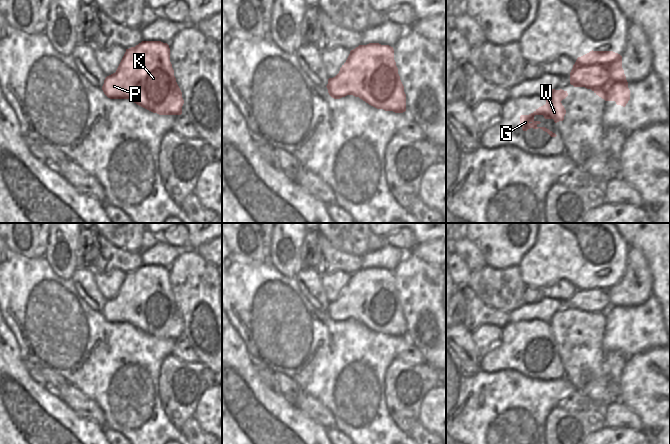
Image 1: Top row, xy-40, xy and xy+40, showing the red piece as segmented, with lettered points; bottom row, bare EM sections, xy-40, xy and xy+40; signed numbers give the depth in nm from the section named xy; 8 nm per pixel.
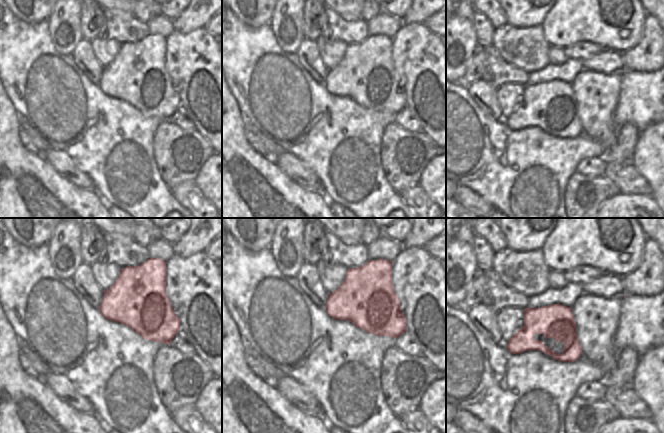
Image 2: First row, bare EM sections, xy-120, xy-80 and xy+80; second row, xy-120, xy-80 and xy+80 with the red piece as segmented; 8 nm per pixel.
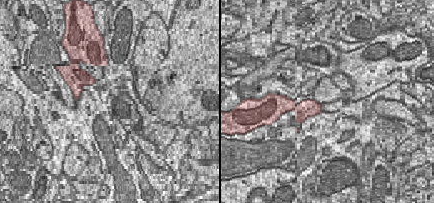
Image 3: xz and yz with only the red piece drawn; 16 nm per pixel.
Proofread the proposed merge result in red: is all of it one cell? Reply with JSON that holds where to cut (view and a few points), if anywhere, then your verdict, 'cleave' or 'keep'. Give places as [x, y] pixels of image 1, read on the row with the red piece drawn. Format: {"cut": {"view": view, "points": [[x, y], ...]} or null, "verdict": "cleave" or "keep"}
{"cut": null, "verdict": "keep"}

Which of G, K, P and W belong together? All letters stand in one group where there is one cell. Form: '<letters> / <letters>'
G K P W

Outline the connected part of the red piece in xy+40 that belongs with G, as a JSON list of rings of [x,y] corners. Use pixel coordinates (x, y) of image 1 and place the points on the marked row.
[[[562,89],[550,90],[552,96],[546,100],[546,104],[536,109],[533,113],[529,115],[521,115],[520,116],[520,124],[522,126],[523,131],[527,131],[530,128],[533,129],[542,129],[543,131],[547,132],[551,137],[556,137],[557,135],[550,131],[545,127],[538,127],[537,125],[540,124],[540,121],[535,121],[535,115],[543,115],[545,119],[553,119],[555,123],[564,120],[564,116],[566,114],[566,110],[562,105],[561,101],[568,96],[567,91]]]

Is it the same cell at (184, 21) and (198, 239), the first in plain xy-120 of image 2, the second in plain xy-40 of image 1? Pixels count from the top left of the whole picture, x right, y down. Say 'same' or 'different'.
same

